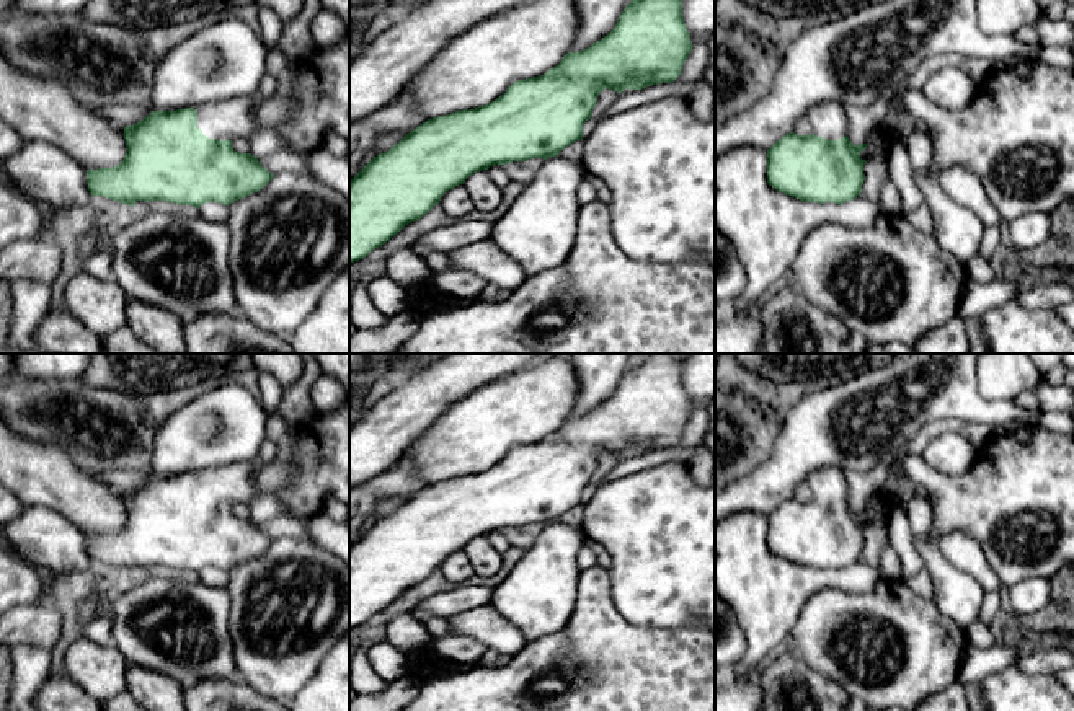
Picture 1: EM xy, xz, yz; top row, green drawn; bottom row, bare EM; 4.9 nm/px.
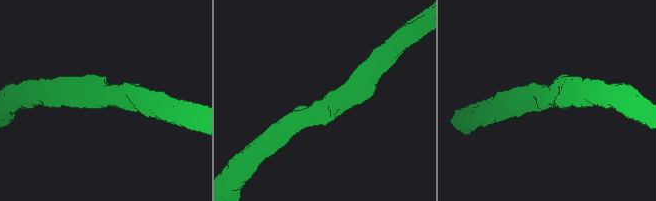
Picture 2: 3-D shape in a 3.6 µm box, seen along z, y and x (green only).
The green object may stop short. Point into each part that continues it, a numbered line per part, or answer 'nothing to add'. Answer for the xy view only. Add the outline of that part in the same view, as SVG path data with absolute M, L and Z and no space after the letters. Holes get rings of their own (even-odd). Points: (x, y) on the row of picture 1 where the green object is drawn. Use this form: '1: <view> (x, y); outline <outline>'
1: xy (227, 119); outline M253 96L232 98L193 106L197 111L197 127L209 139L233 140L260 130L255 117L258 101Z

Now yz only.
1: yz (828, 119); outline M826 101L806 111L811 134L828 140L839 140L847 135L845 108L839 101Z

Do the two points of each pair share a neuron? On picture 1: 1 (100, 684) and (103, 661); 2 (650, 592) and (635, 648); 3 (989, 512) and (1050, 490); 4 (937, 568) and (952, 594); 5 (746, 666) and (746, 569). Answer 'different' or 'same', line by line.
1: same
2: different
3: same
4: same
5: same

